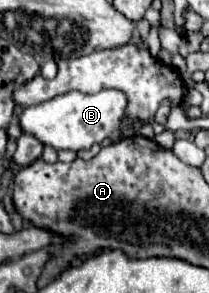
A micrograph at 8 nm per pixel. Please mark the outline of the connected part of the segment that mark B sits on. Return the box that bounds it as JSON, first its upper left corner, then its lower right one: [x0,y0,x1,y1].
[20,89,128,149]

